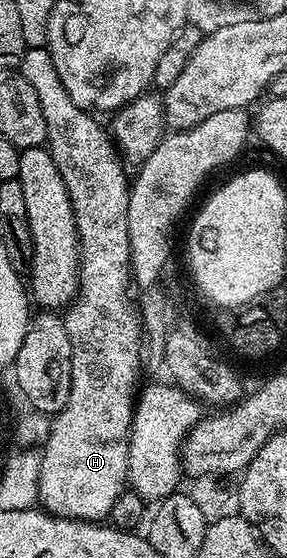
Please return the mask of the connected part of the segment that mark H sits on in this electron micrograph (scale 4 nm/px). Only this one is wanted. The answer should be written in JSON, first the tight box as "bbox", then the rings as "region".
{"bbox":[18,48,143,523],"region":[[[45,48],[24,49],[23,58],[20,60],[18,73],[22,74],[24,80],[37,92],[37,100],[41,100],[41,116],[45,116],[45,128],[47,129],[47,141],[45,143],[47,151],[53,156],[53,164],[57,166],[61,180],[65,182],[69,200],[73,208],[73,216],[77,226],[77,236],[79,237],[79,291],[71,305],[66,307],[62,315],[65,328],[69,332],[69,344],[71,345],[71,387],[69,388],[69,398],[65,400],[65,408],[61,408],[59,413],[50,419],[50,430],[46,441],[42,443],[41,453],[39,454],[39,493],[37,502],[42,509],[49,514],[56,514],[58,518],[72,518],[78,522],[98,522],[102,523],[108,517],[113,508],[113,500],[121,496],[127,481],[127,436],[131,432],[131,418],[135,414],[135,404],[137,401],[137,386],[135,381],[141,373],[141,355],[143,353],[143,327],[140,315],[136,307],[131,307],[131,298],[127,295],[127,289],[132,289],[133,279],[131,277],[131,257],[129,256],[129,224],[127,223],[127,205],[129,204],[129,174],[123,171],[124,161],[113,141],[112,135],[106,129],[99,127],[100,119],[92,116],[88,111],[77,108],[73,100],[69,100],[69,94],[61,84],[57,76],[57,70],[53,68],[53,60]]]}

